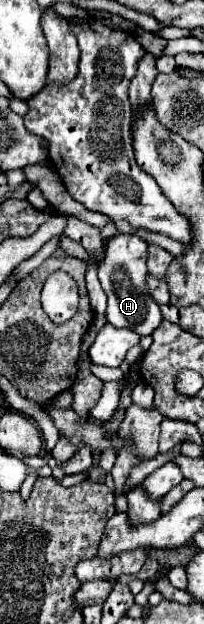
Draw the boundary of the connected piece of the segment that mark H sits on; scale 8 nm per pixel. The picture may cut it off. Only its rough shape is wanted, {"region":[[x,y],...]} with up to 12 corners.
{"region":[[118,234],[98,266],[106,320],[140,336],[162,322],[140,236]]}

